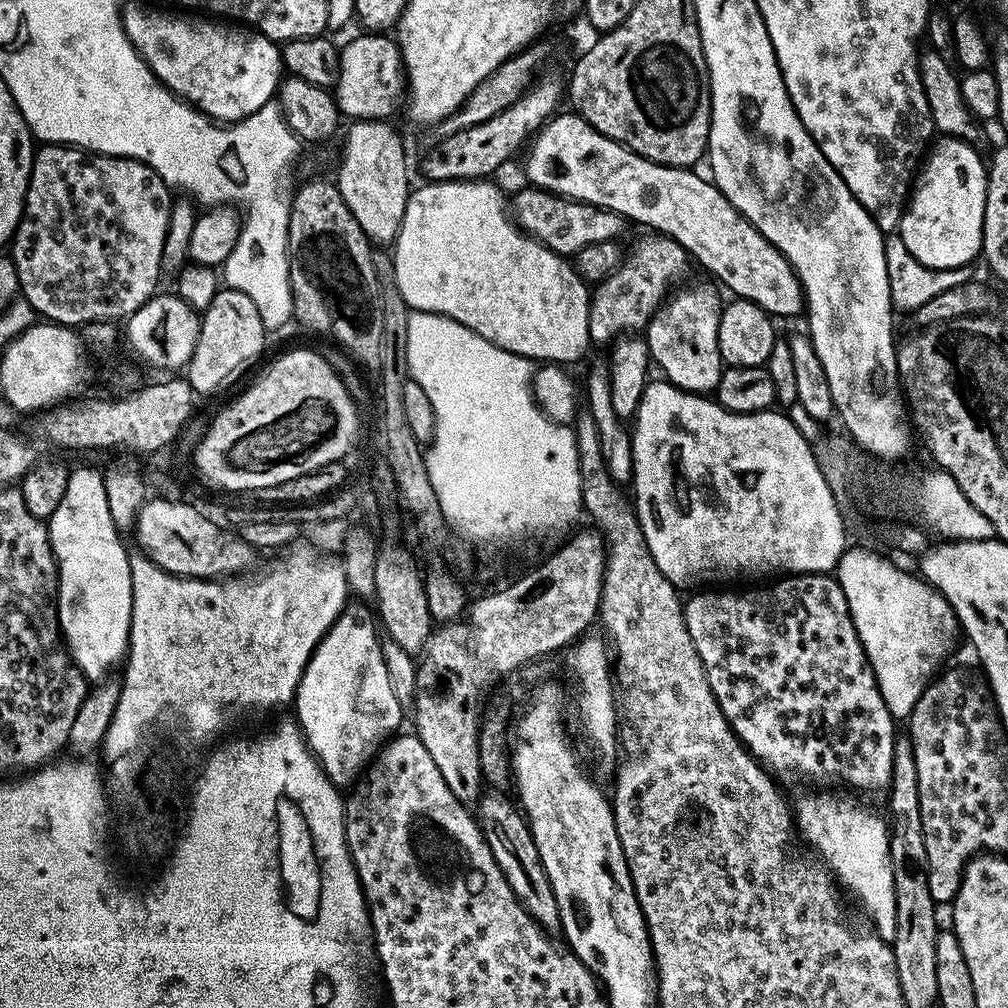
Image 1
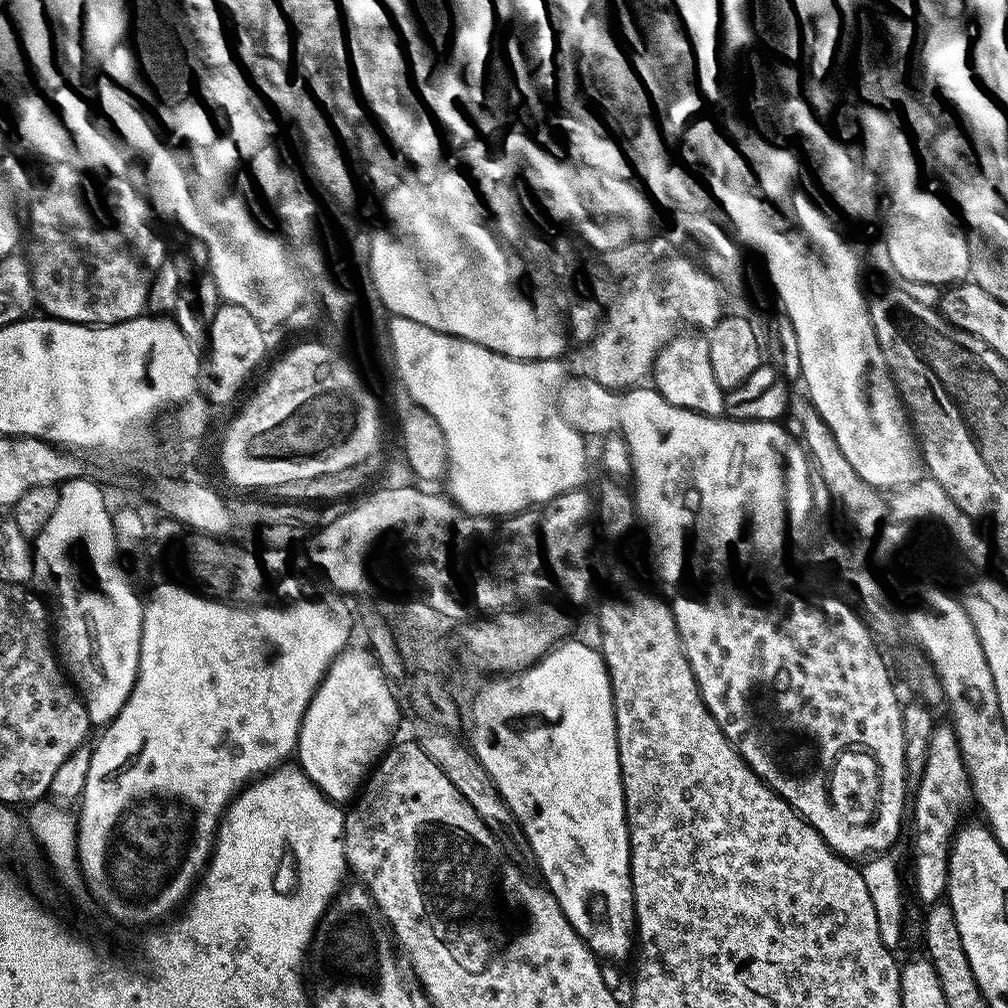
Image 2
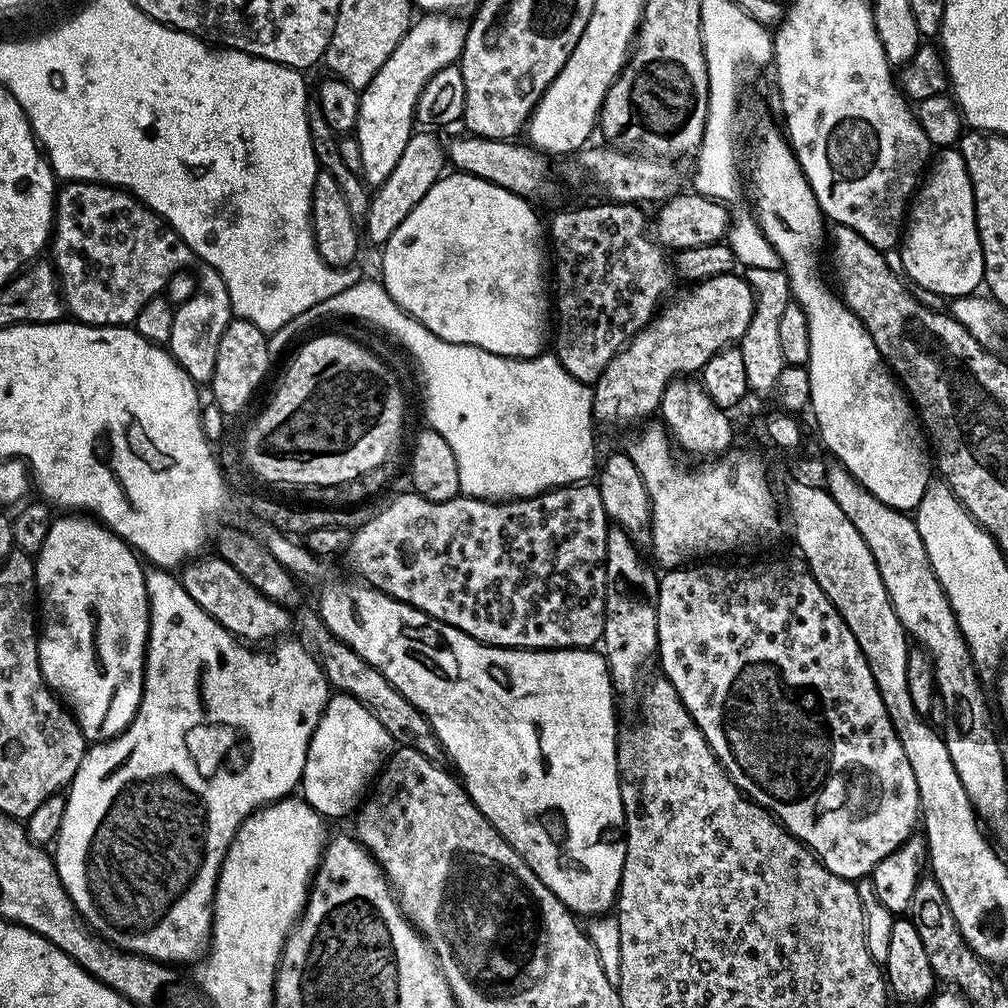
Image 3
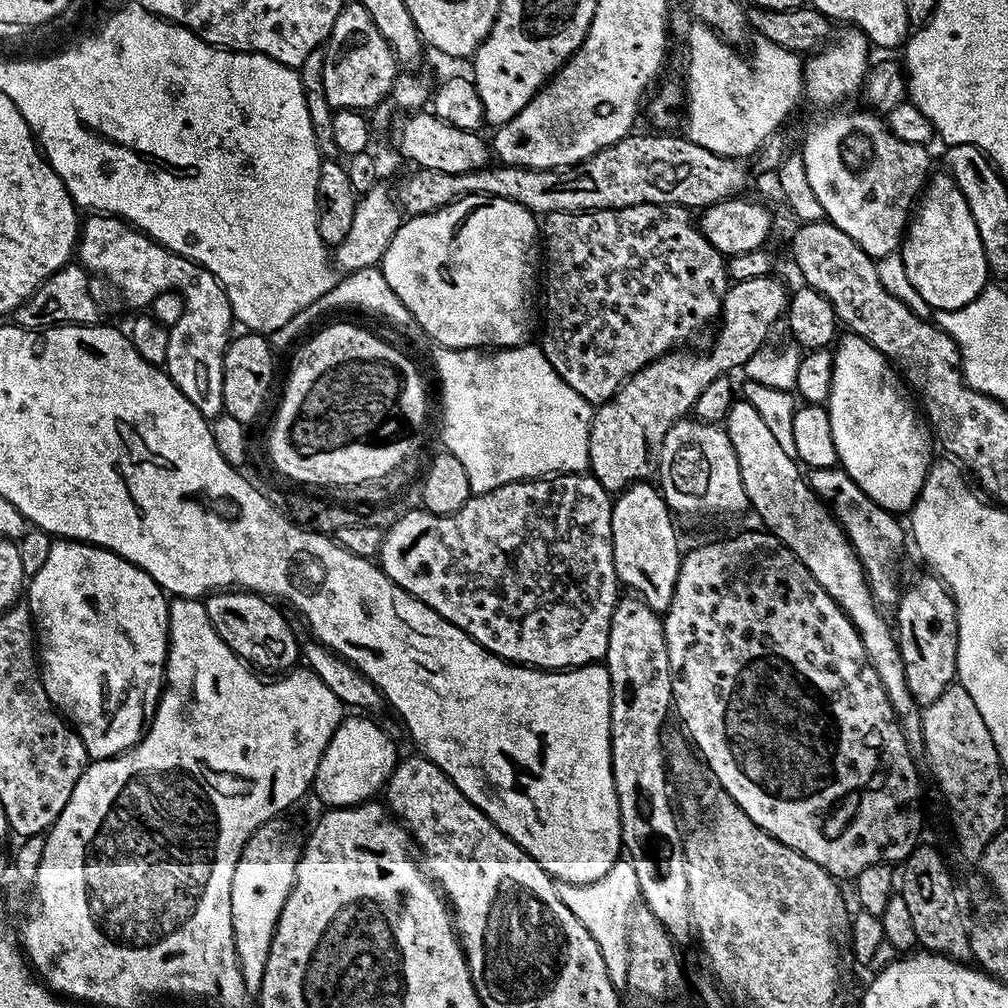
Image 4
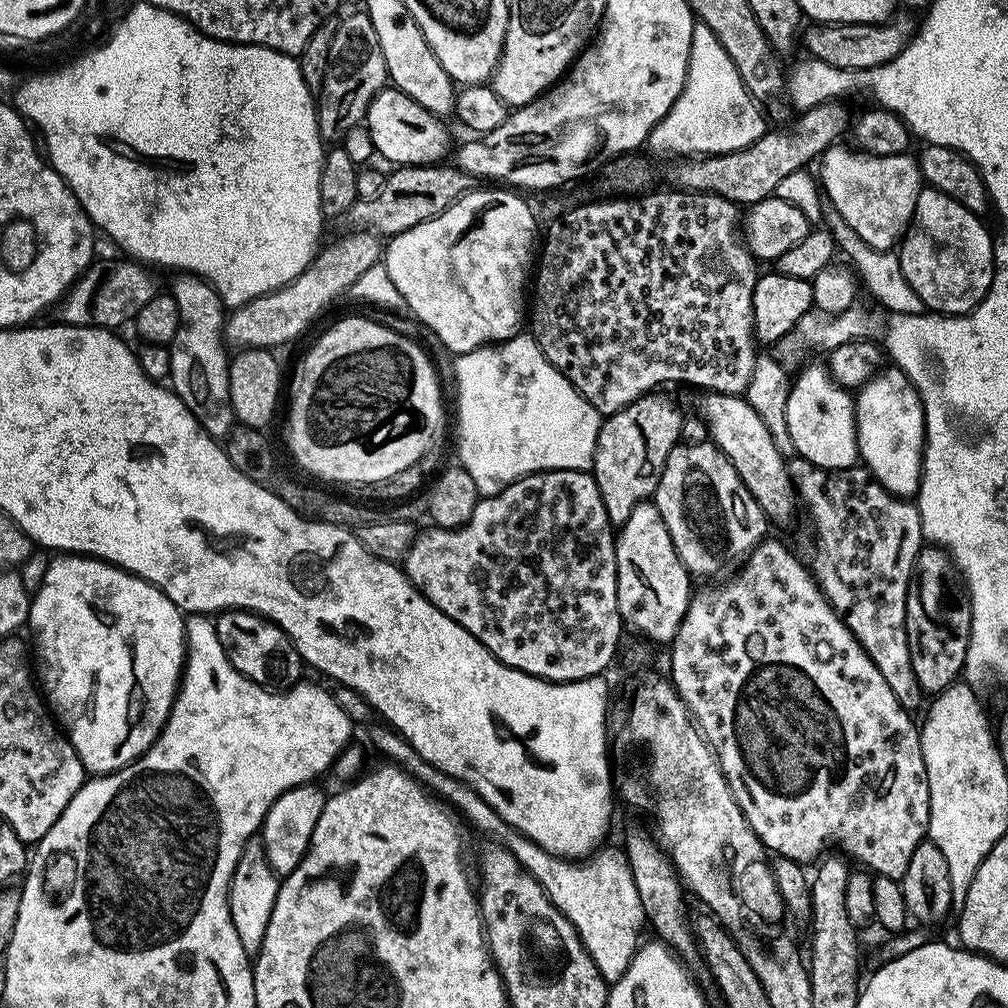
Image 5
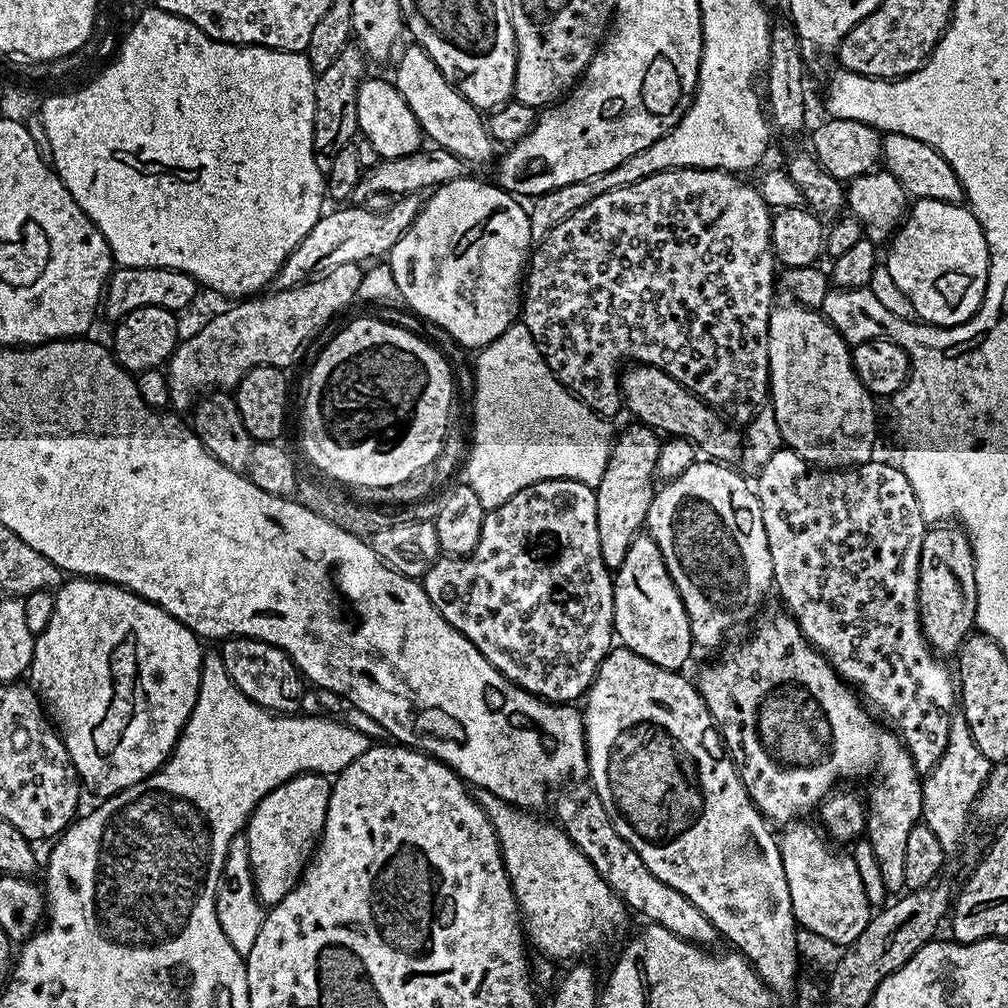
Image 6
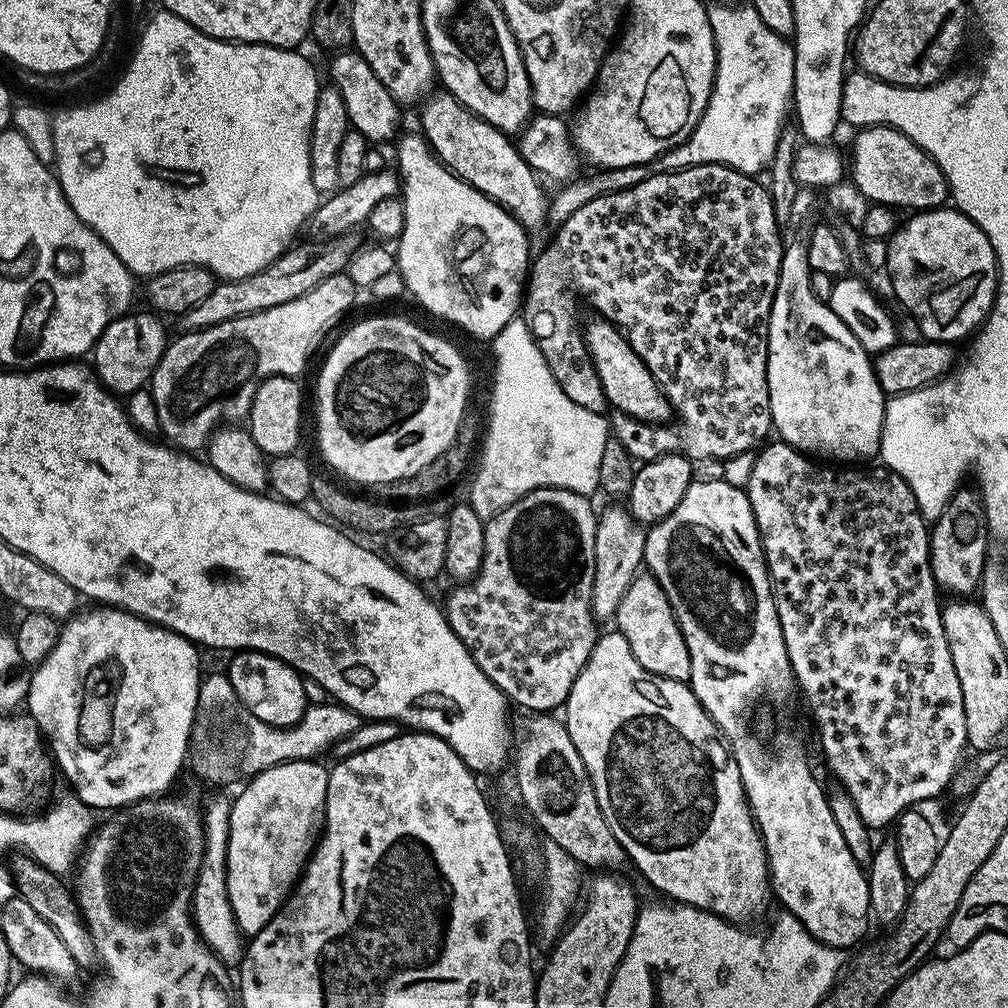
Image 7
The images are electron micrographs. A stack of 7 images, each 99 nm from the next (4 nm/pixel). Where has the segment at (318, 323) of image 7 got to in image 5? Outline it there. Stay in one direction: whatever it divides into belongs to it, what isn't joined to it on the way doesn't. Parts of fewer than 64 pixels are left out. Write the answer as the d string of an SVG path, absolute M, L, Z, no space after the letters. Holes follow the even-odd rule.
M352 230L349 233L342 240L321 247L311 266L285 288L267 292L265 296L254 298L250 303L235 309L224 321L224 340L236 350L277 350L283 344L298 339L343 292L344 295L351 293L354 282L358 282L358 278L362 278L370 266L381 263L382 240L377 233L367 230Z

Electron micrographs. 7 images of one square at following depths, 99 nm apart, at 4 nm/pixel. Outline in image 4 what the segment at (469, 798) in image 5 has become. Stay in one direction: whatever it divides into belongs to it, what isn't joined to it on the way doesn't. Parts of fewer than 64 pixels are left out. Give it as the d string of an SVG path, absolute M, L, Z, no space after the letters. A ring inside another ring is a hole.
M621 858L598 878L598 882L589 884L562 884L557 883L556 893L558 898L590 930L590 938L598 942L598 950L602 950L602 962L606 962L606 974L610 982L618 990L623 989L628 983L628 923L633 912L641 903L638 874L634 874L631 860Z

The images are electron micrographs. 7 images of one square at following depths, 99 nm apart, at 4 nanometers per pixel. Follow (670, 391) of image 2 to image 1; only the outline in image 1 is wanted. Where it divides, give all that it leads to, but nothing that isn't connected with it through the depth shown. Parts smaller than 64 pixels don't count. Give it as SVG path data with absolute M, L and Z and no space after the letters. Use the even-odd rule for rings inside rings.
M696 284L681 292L673 291L656 311L646 329L651 363L655 367L657 364L664 371L673 389L682 392L712 394L720 381L722 361L718 332L722 301L716 293L717 285L712 284Z

